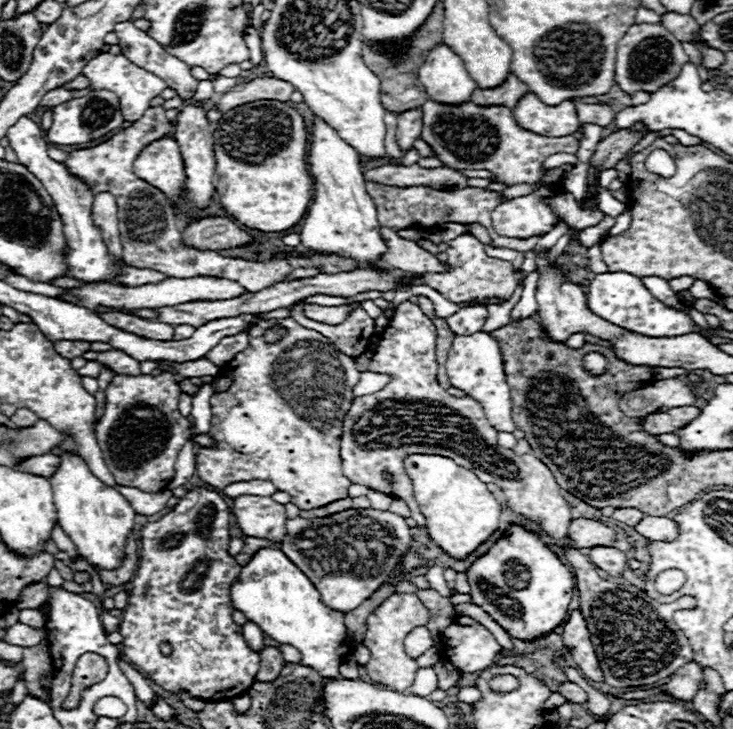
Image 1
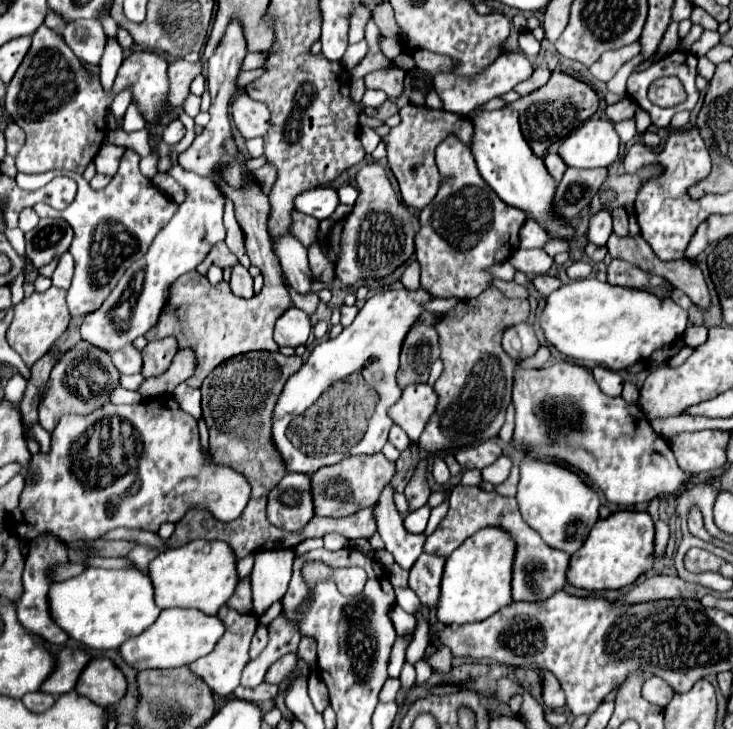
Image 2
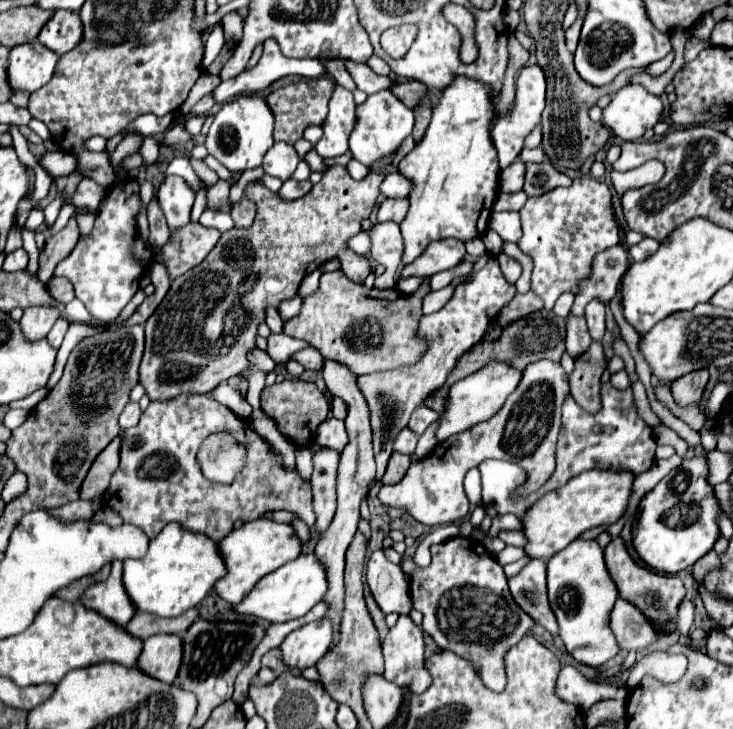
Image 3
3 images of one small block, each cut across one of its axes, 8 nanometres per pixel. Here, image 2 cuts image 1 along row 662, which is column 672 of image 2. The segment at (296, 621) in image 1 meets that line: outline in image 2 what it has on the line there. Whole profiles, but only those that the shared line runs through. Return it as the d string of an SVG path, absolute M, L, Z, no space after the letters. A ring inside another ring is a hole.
M596 278L564 284L546 298L540 314L540 328L548 346L576 360L590 360L610 370L626 370L650 354L682 338L688 326L688 312L672 300L660 300L650 292L612 286Z

